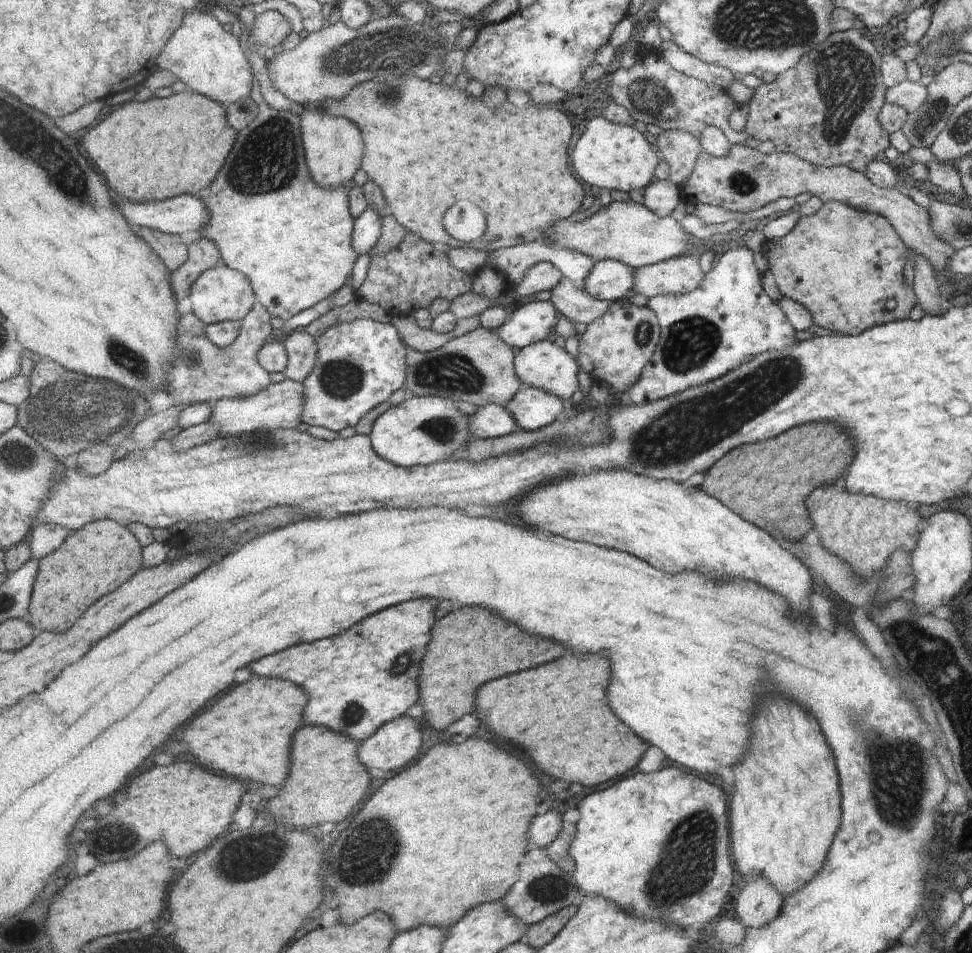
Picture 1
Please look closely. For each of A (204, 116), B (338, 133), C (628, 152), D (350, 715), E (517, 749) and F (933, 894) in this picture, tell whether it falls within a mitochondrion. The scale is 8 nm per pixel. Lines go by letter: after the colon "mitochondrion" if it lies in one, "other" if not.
A: other
B: other
C: other
D: mitochondrion
E: other
F: other

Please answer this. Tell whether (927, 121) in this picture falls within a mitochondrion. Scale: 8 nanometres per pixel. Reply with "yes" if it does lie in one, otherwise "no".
yes

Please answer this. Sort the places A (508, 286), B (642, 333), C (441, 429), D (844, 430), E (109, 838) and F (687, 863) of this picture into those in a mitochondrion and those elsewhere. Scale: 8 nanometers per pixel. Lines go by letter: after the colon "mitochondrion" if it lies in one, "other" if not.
A: other
B: mitochondrion
C: mitochondrion
D: other
E: mitochondrion
F: mitochondrion

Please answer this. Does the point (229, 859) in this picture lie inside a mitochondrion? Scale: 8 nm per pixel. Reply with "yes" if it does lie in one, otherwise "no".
yes

